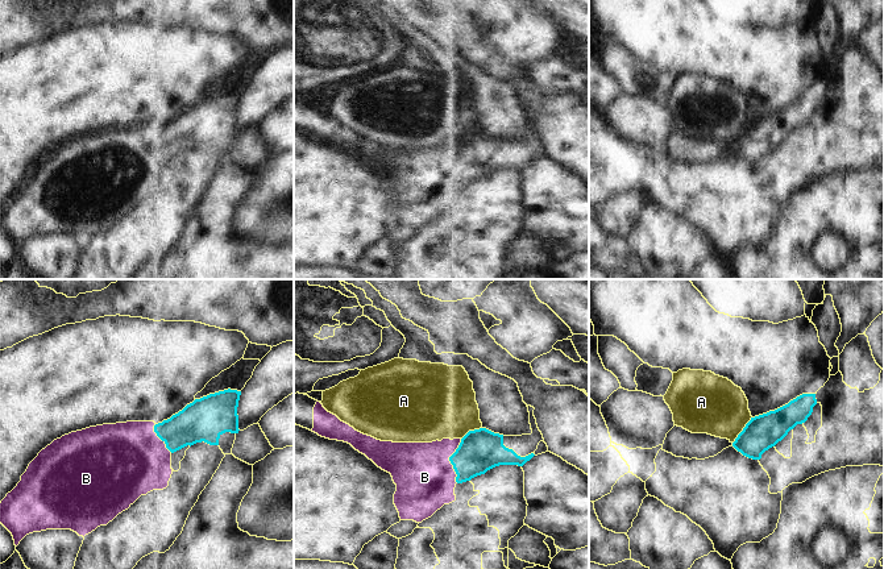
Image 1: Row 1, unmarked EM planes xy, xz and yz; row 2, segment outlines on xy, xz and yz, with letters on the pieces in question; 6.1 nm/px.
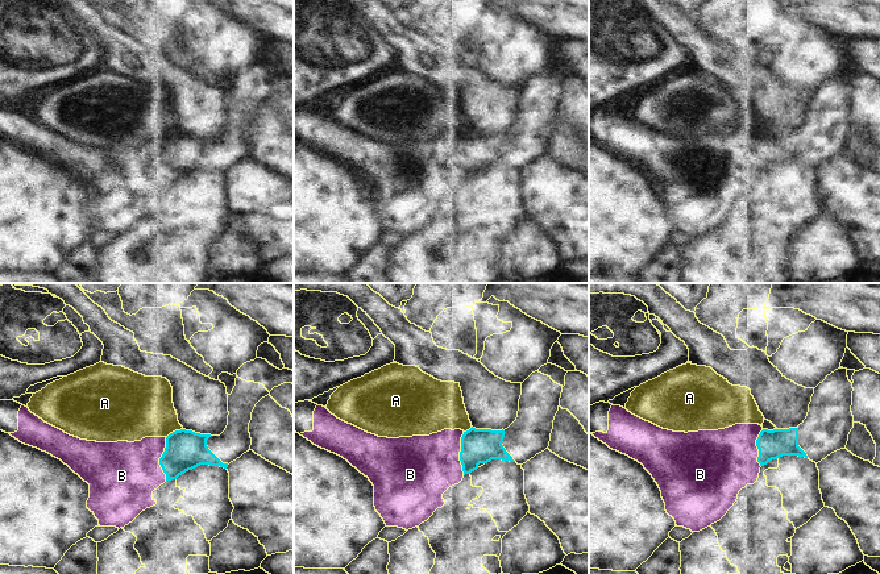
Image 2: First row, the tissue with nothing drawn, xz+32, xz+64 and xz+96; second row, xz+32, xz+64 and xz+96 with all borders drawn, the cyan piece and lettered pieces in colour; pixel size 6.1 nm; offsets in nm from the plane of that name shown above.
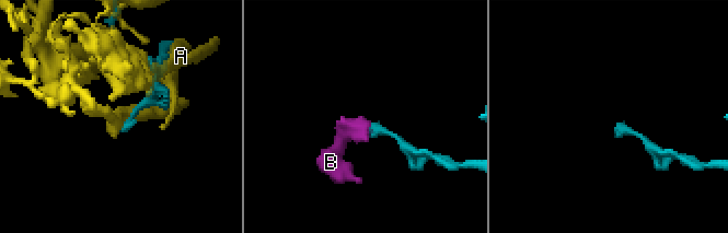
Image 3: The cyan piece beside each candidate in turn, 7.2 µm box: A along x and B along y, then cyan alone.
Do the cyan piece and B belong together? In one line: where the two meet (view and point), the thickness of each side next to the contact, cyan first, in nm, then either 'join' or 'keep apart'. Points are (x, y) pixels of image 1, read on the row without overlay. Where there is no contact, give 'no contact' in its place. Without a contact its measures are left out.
contact xz (449, 165); calibres 260 and 360 nm; join

